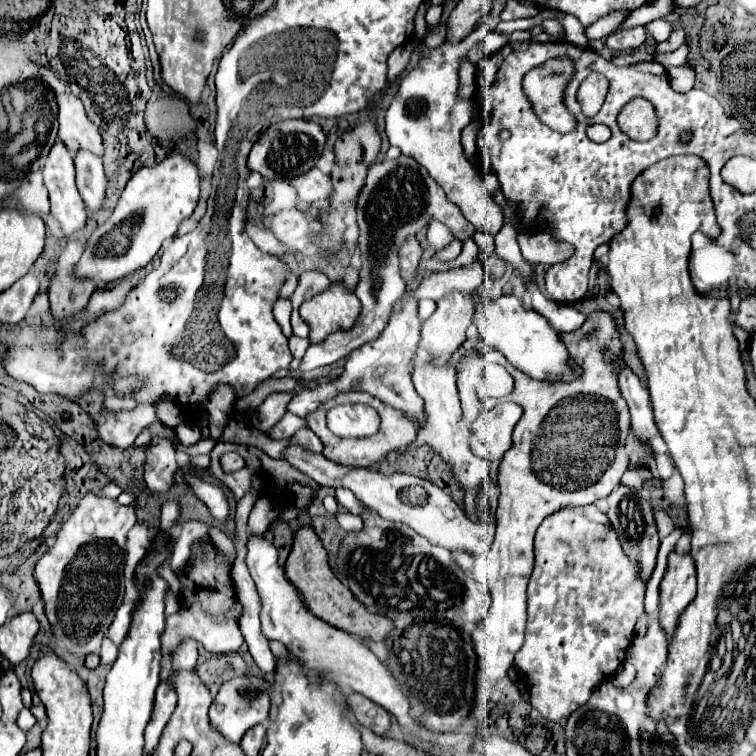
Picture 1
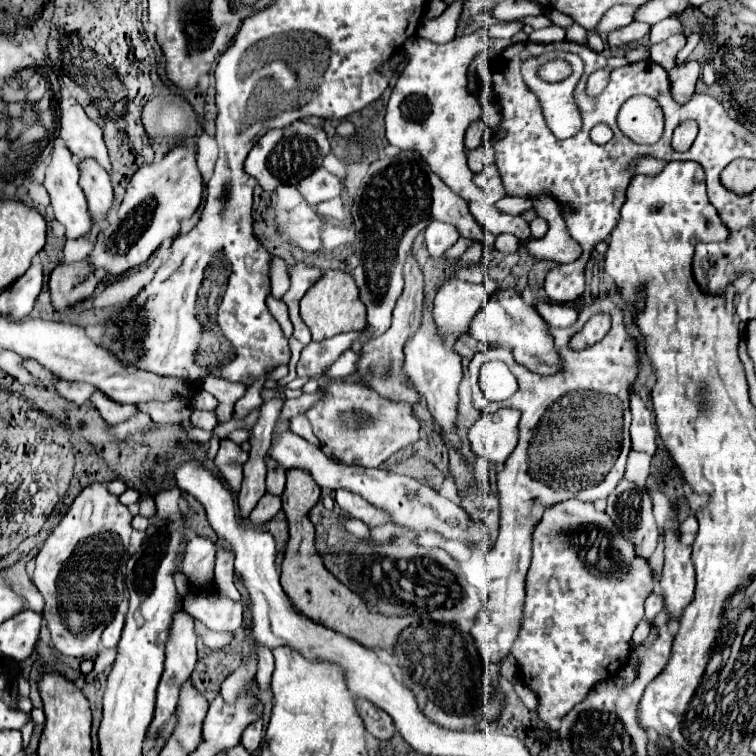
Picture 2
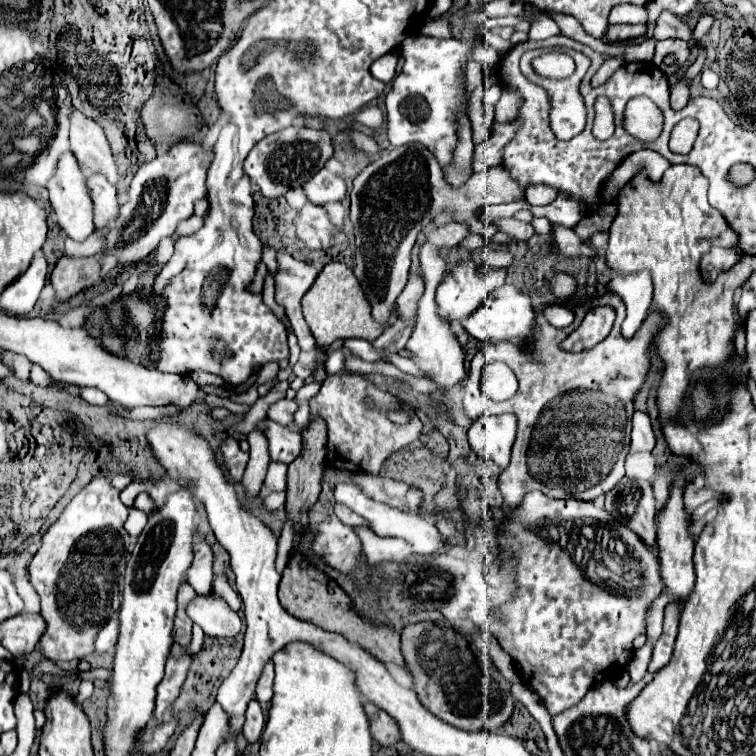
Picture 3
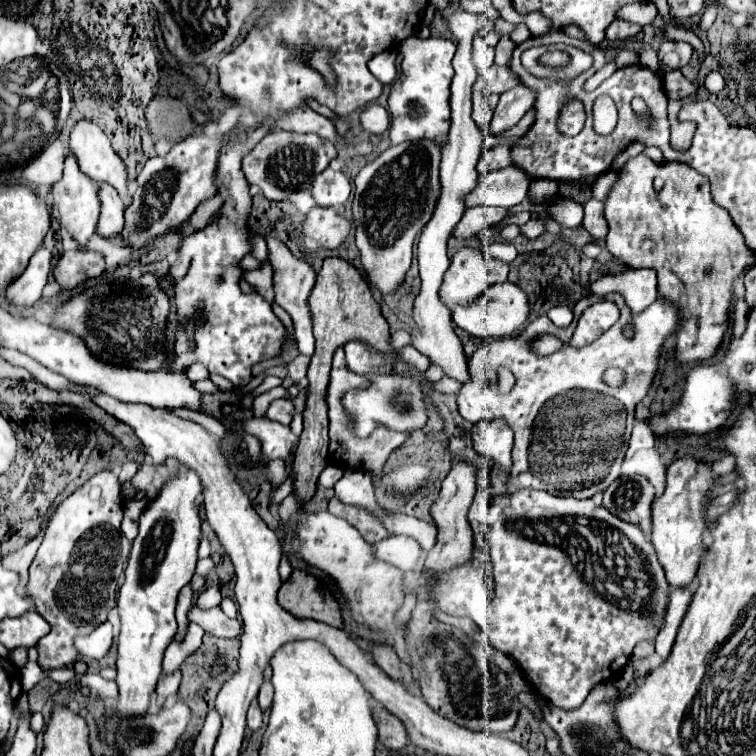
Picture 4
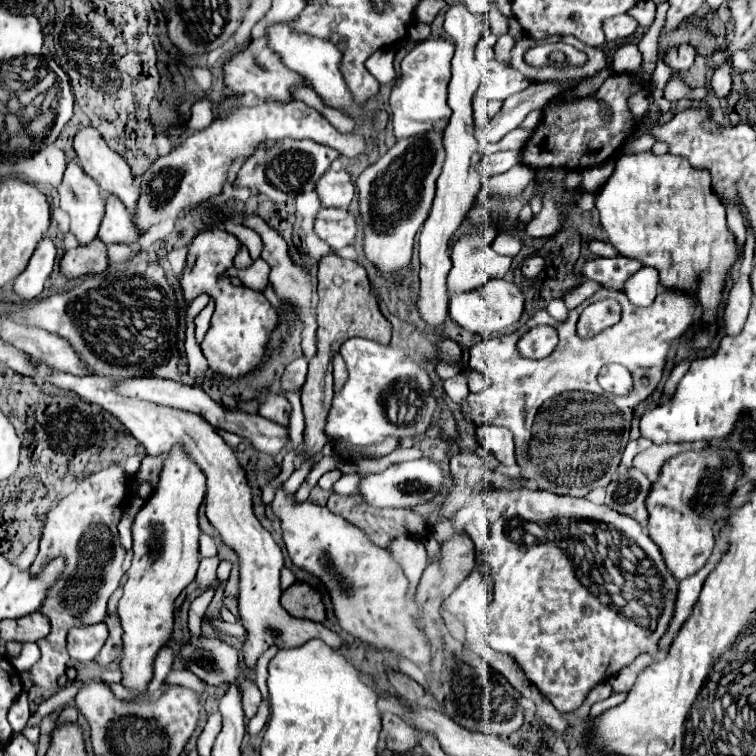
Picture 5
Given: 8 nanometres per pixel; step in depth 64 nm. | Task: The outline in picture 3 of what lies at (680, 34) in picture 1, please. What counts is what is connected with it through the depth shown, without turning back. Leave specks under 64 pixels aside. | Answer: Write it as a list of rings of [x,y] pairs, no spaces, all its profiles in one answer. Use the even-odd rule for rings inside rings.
[[[662,40],[656,44],[652,62],[662,68],[666,74],[674,74],[690,56],[690,46],[684,40]],[[666,56],[674,56],[674,62],[666,62]]]

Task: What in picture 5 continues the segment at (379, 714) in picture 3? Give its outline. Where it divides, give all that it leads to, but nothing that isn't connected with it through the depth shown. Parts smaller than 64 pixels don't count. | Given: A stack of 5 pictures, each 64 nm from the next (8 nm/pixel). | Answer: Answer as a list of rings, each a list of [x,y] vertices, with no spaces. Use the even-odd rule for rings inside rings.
[[[382,712],[380,718],[382,718],[382,730],[388,734],[386,746],[392,752],[404,754],[418,742],[418,738],[420,738],[418,732],[406,720],[402,720],[398,714]]]

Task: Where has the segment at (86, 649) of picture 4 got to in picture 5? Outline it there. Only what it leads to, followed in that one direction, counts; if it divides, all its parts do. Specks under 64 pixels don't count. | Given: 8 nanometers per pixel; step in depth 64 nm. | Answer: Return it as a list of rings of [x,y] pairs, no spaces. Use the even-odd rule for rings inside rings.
[[[104,622],[86,628],[72,628],[68,634],[70,658],[76,662],[94,660],[100,648],[104,646],[106,638],[108,638],[108,626]]]

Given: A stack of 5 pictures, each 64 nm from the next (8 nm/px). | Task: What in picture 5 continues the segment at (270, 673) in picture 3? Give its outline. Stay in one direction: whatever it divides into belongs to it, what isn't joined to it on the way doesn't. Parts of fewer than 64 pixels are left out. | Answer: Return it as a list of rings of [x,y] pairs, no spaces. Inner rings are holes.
[[[262,700],[262,704],[260,704],[260,708],[258,708],[258,714],[248,722],[248,732],[254,736],[254,734],[258,734],[262,728],[264,728],[264,724],[266,724],[266,720],[268,720],[268,714],[270,714],[270,704],[268,704],[268,700]]]

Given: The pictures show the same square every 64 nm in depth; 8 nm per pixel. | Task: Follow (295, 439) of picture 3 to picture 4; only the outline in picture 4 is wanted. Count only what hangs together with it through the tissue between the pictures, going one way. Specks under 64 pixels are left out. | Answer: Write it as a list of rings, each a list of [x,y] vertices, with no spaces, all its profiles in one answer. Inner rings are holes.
[[[266,416],[248,418],[246,422],[242,422],[242,430],[246,434],[254,434],[256,438],[260,438],[262,452],[268,460],[274,460],[274,458],[288,460],[298,446],[298,438],[292,434],[290,426],[276,424]]]

